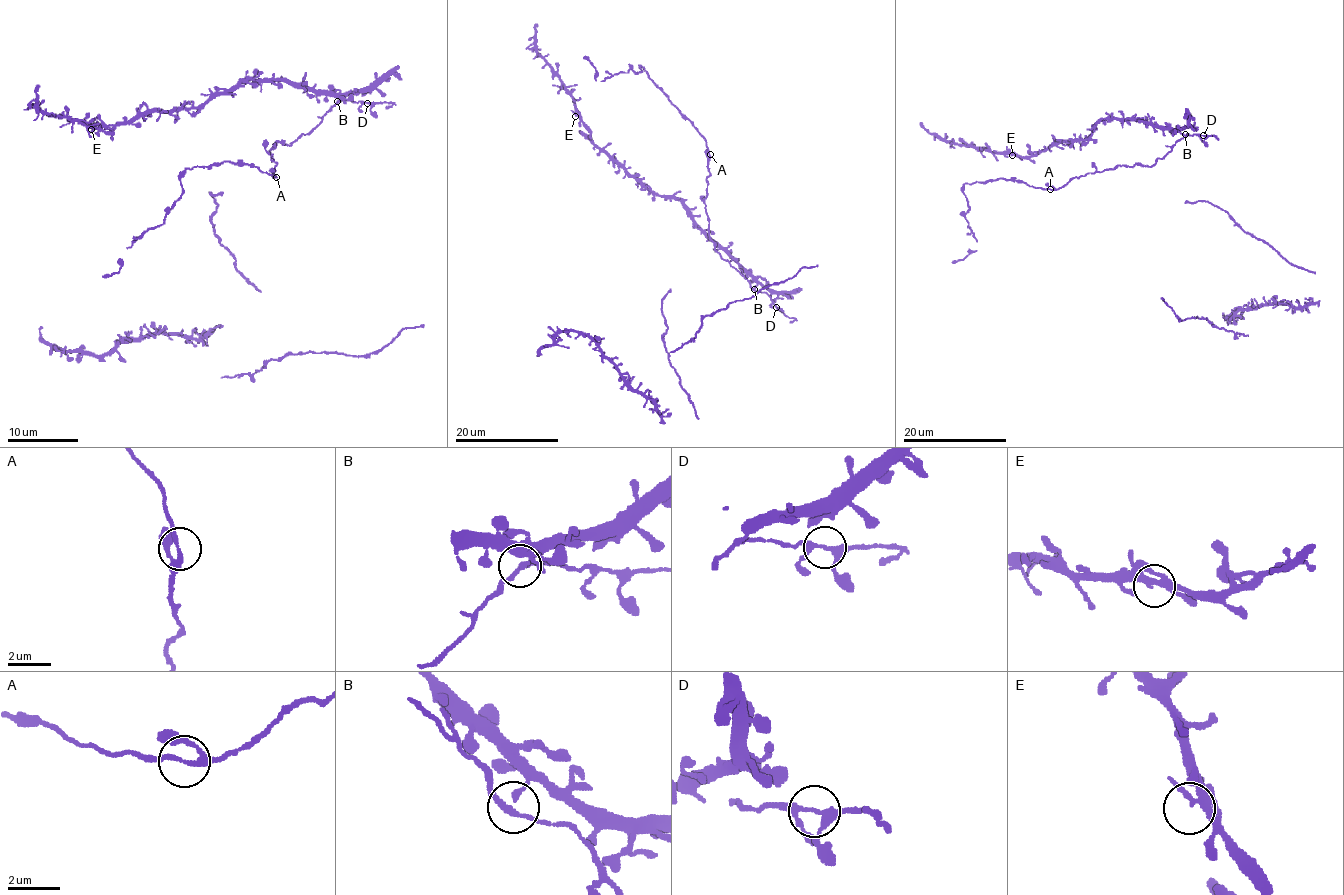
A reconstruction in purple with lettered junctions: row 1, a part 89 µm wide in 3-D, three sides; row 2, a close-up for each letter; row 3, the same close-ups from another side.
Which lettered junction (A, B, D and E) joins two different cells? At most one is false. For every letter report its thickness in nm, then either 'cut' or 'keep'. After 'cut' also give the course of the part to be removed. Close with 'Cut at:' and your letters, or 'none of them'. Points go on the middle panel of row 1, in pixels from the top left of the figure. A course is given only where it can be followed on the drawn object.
A: calibre 200 nm; keep
B: calibre 180 nm; keep
D: calibre 180 nm; keep
E: calibre 190 nm; keep
Cut at: none of them

